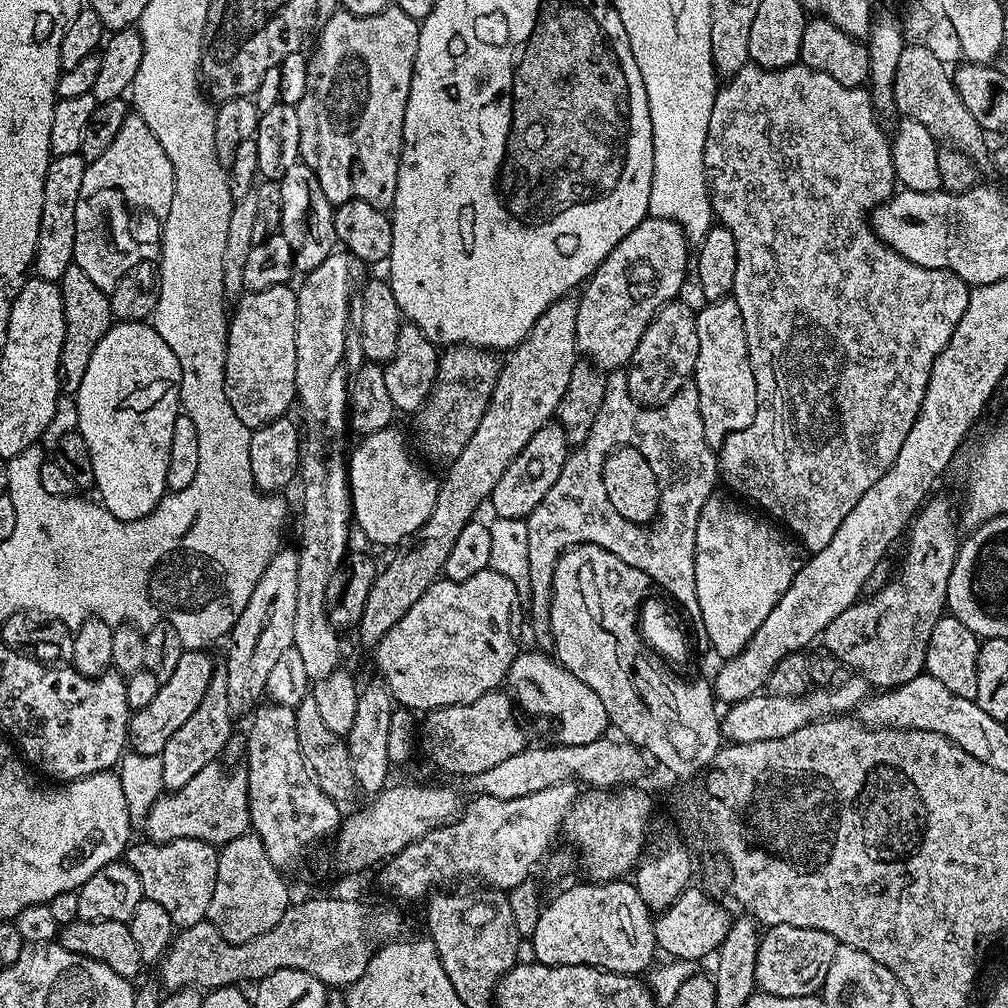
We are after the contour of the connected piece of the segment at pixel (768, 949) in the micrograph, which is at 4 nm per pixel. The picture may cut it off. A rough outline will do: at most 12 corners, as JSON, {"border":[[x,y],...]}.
{"border":[[768,928],[758,946],[757,989],[817,995],[834,962],[826,930]]}

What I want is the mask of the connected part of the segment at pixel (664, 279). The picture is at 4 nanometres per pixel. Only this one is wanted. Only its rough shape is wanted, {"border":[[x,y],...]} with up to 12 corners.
{"border":[[649,216],[576,300],[577,353],[627,365],[681,295],[690,245]]}

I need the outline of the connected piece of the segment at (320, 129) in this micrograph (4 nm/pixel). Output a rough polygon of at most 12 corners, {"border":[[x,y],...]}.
{"border":[[337,10],[295,104],[332,205],[391,209],[420,21]]}

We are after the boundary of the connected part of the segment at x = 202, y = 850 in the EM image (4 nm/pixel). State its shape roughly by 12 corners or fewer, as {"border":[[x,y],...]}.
{"border":[[129,843],[126,862],[177,929],[206,919],[217,845]]}

